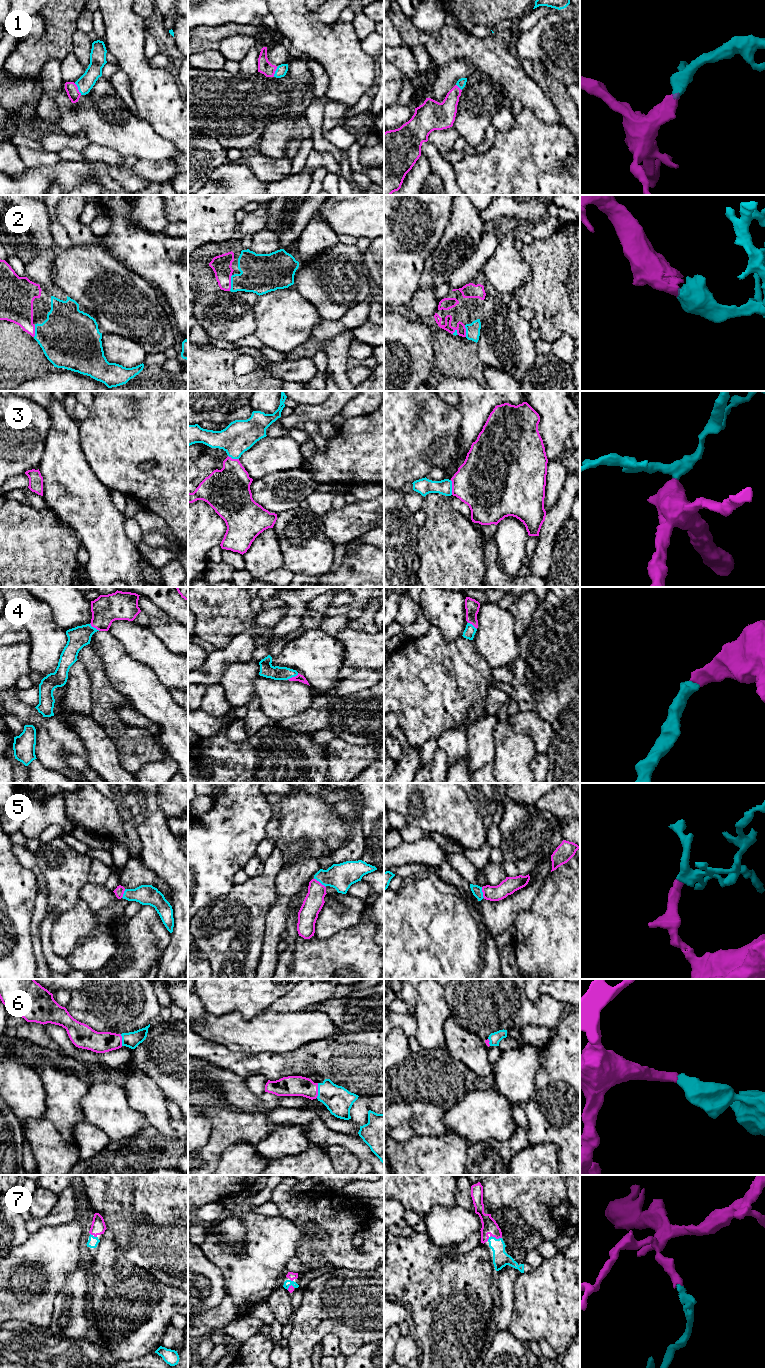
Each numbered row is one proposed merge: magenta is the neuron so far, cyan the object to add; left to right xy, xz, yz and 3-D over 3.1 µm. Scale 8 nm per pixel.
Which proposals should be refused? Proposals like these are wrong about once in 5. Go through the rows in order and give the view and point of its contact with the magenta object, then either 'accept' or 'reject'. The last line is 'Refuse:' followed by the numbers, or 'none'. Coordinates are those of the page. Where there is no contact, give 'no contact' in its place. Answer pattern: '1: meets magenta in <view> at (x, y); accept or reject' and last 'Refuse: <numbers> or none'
1: meets magenta in xy at (77, 89); accept
2: meets magenta in xz at (230, 283); accept
3: meets magenta in yz at (452, 487); accept
4: meets magenta in xz at (292, 677); accept
5: meets magenta in xz at (319, 882); accept
6: meets magenta in xz at (317, 1090); accept
7: meets magenta in yz at (494, 1236); accept
Refuse: none

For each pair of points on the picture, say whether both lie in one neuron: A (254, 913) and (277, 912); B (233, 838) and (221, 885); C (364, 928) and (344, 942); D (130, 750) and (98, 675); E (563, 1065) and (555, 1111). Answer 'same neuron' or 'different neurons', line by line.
A: different neurons
B: same neuron
C: same neuron
D: same neuron
E: same neuron

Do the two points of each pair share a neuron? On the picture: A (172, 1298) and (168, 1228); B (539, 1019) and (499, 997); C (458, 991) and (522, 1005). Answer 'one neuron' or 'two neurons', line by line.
A: two neurons
B: one neuron
C: one neuron

